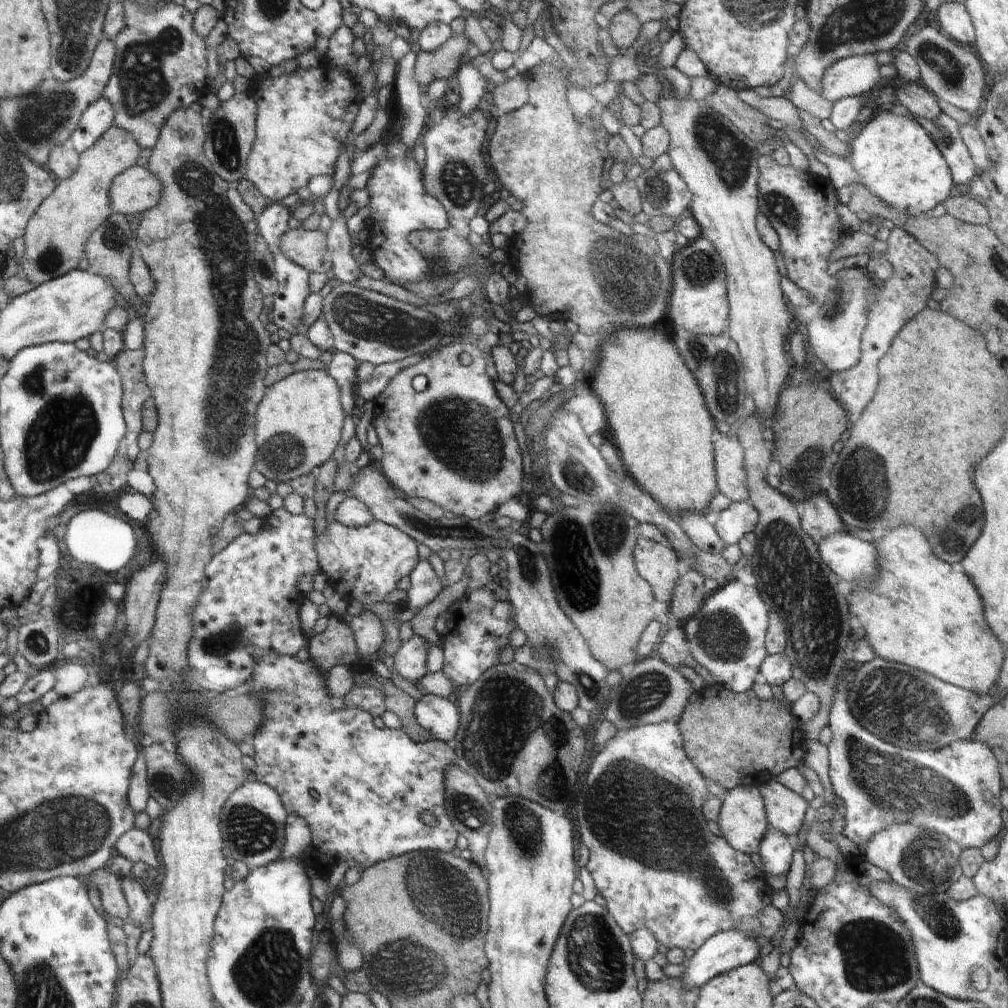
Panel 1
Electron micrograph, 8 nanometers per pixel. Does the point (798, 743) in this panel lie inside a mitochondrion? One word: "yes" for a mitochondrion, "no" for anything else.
no

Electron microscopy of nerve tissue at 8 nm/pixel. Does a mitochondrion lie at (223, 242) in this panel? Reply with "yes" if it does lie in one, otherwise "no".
yes

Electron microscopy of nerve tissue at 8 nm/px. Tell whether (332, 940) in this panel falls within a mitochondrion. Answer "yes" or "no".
no

